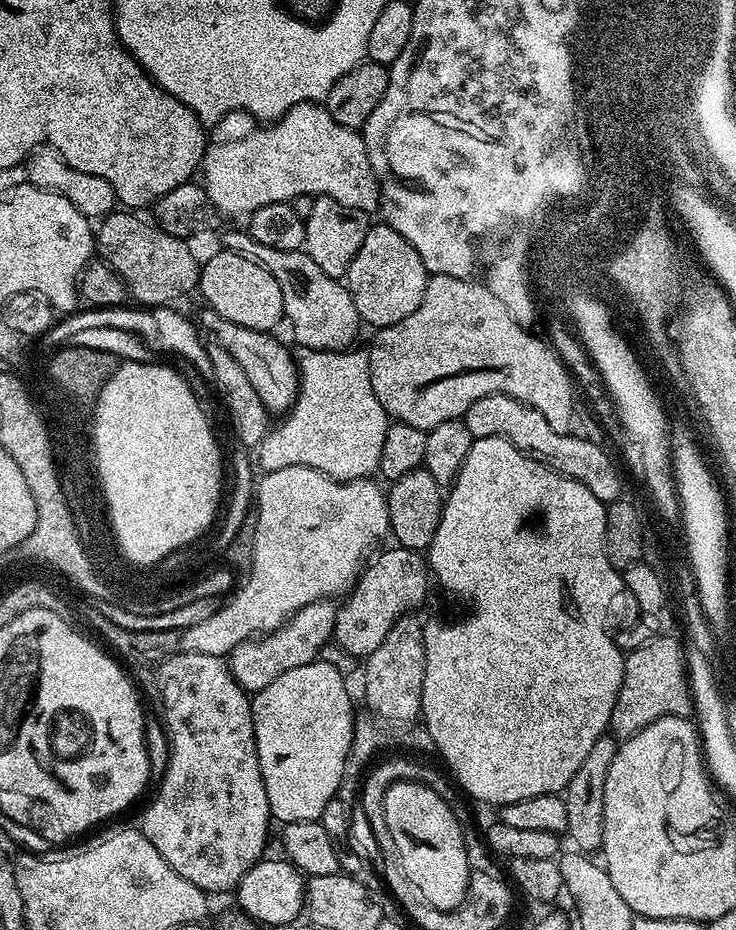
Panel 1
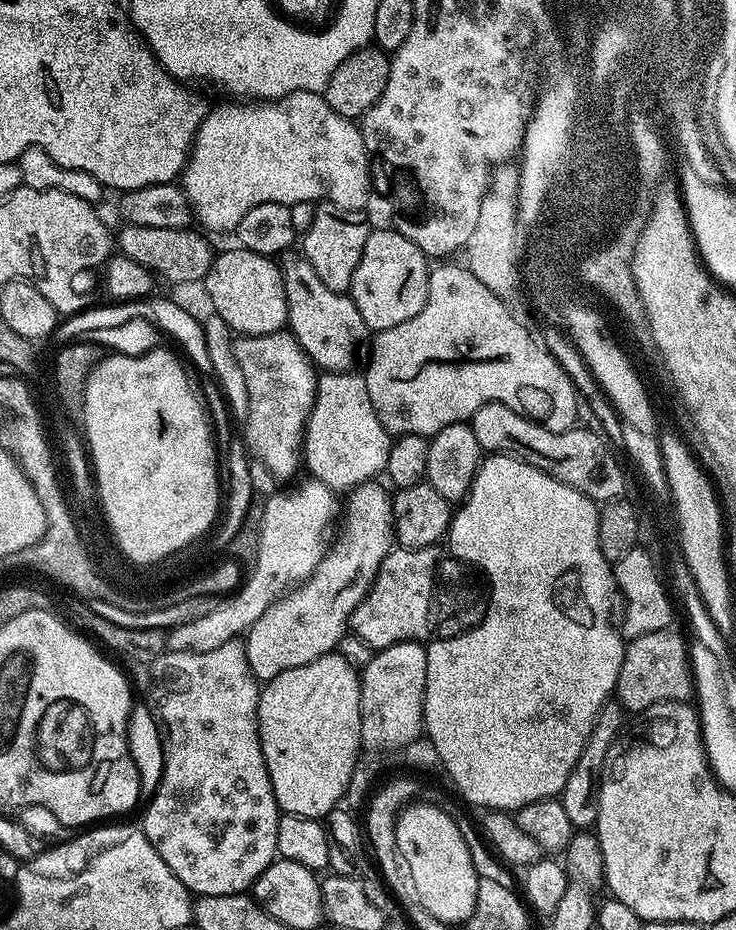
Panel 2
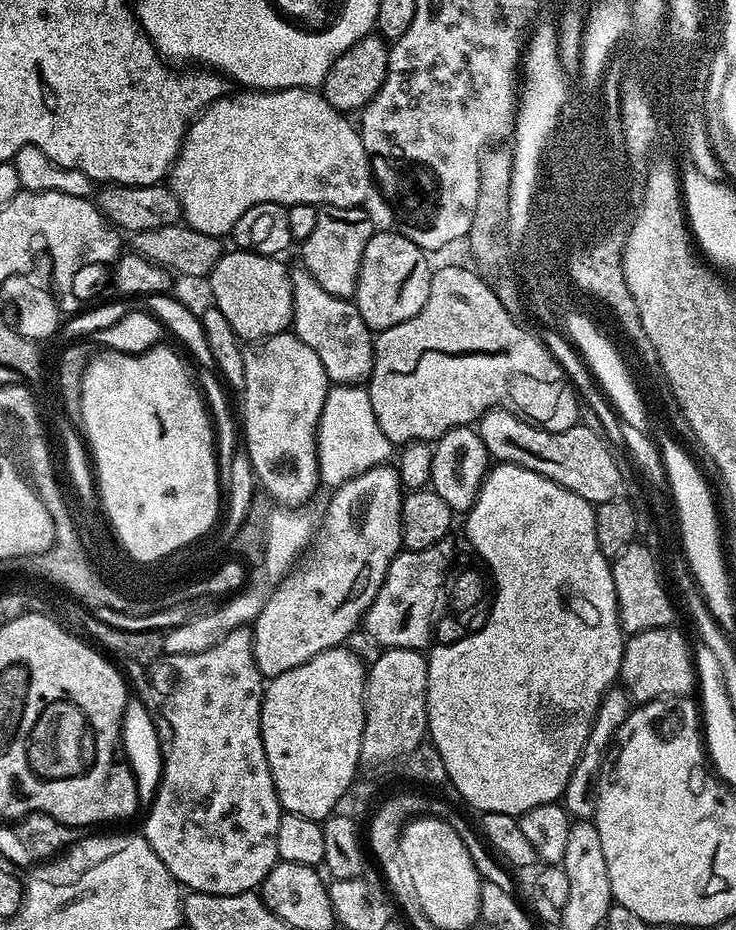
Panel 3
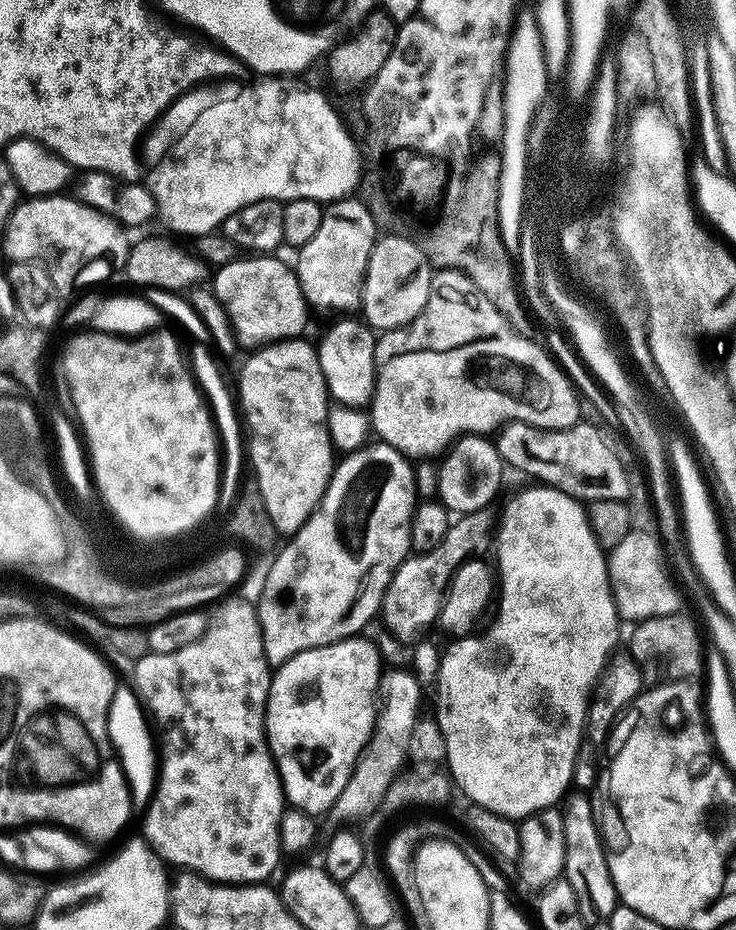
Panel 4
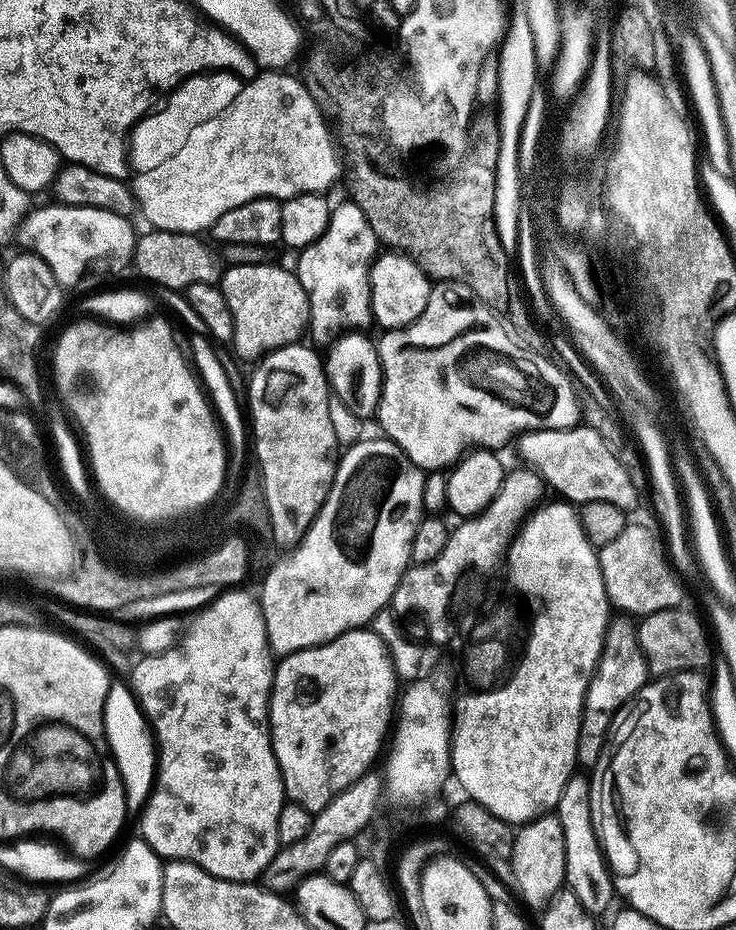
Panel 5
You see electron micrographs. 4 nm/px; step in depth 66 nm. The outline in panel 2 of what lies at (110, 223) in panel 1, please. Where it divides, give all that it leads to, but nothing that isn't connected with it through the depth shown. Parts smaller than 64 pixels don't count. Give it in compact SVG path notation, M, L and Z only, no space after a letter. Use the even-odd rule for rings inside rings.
M125 223L116 236L119 253L170 284L203 281L214 259L207 242L192 228L146 227Z

